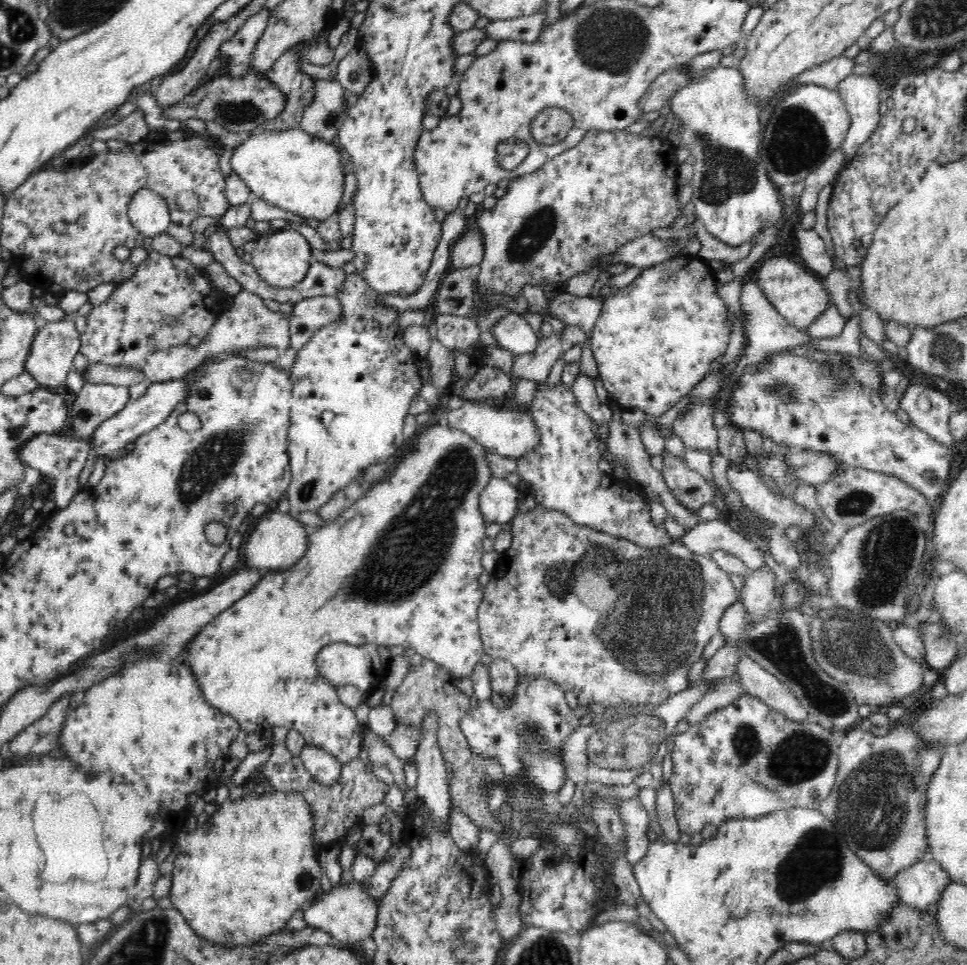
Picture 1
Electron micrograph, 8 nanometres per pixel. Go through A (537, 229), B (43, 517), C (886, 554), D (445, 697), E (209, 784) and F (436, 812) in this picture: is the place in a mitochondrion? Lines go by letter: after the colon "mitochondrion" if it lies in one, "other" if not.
A: mitochondrion
B: other
C: mitochondrion
D: other
E: other
F: other

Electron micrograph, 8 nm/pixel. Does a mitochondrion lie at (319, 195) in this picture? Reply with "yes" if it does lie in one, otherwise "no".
no

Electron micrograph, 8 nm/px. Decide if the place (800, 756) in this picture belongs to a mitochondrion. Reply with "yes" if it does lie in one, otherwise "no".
yes

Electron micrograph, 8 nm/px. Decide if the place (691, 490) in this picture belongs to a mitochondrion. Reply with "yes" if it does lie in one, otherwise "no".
yes

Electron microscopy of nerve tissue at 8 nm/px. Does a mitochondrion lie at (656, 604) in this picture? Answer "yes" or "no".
yes

